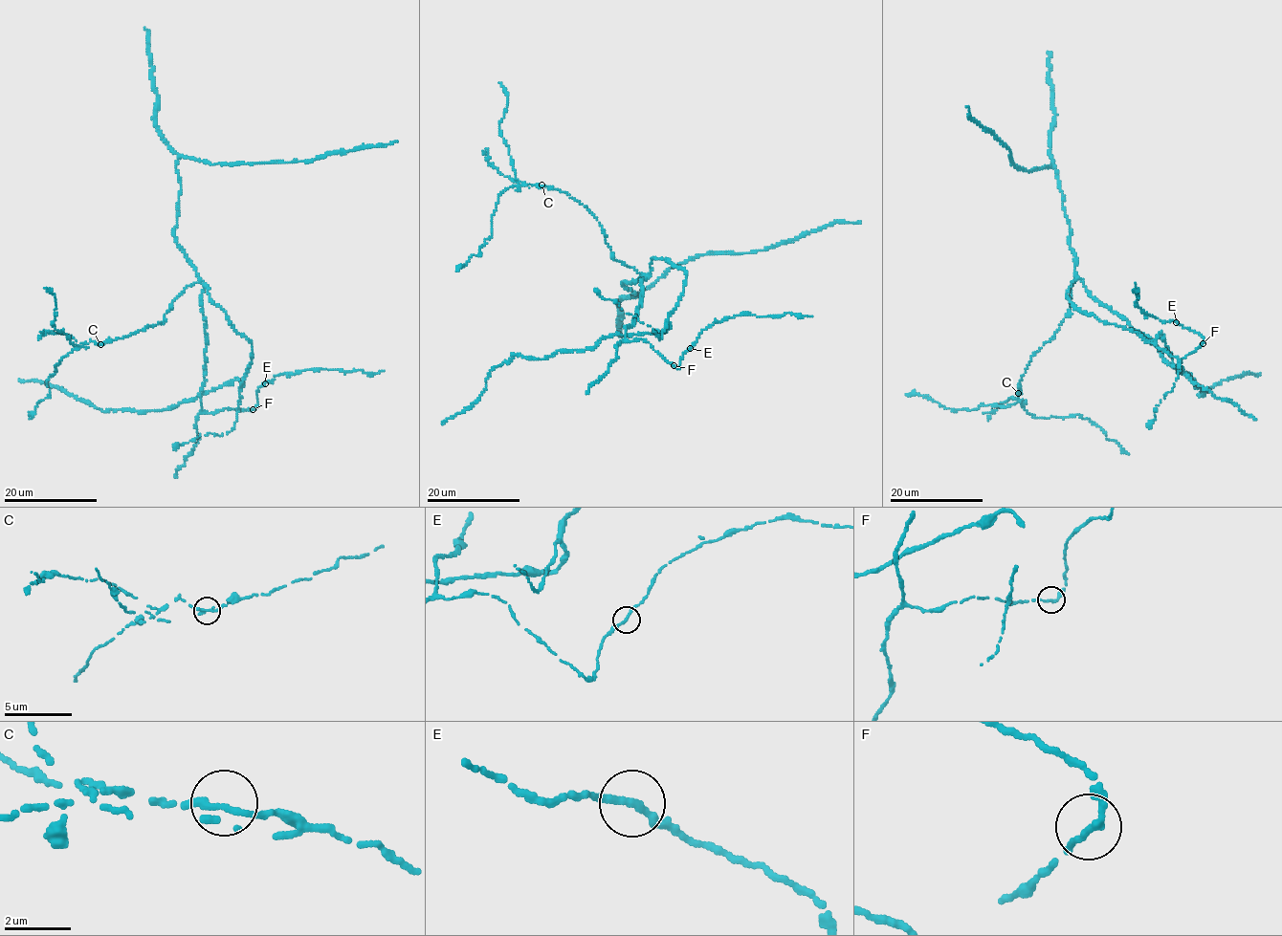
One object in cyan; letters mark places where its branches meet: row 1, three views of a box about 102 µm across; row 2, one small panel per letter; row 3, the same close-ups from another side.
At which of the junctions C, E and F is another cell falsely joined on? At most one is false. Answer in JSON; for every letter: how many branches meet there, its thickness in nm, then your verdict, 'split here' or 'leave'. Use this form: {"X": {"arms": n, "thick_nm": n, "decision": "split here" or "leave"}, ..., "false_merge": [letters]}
{"C": {"arms": 2, "thick_nm": 240, "decision": "leave"}, "E": {"arms": 2, "thick_nm": 240, "decision": "leave"}, "F": {"arms": 2, "thick_nm": 220, "decision": "leave"}, "false_merge": []}

